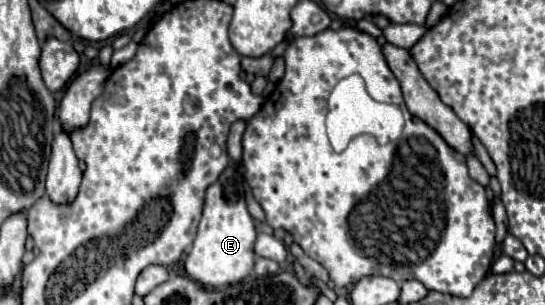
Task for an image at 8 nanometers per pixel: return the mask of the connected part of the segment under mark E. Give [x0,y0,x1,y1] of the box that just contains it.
[185,164,257,286]

